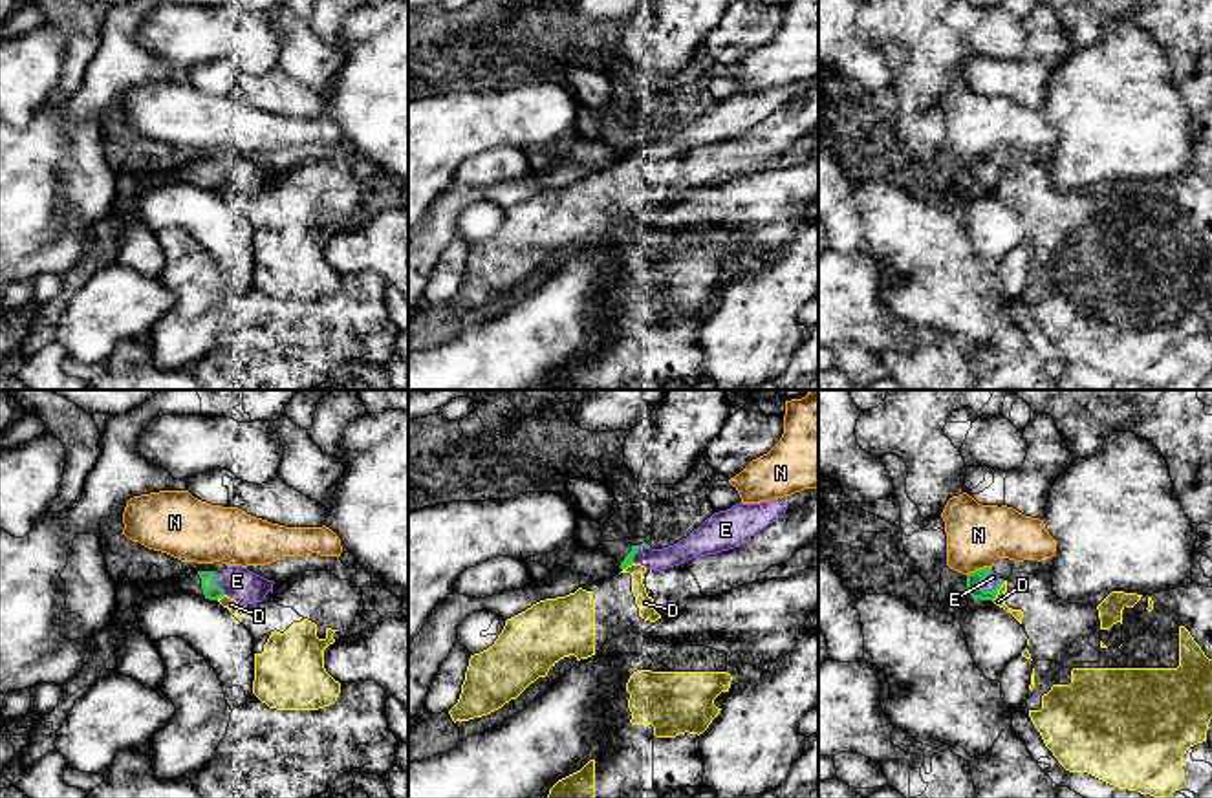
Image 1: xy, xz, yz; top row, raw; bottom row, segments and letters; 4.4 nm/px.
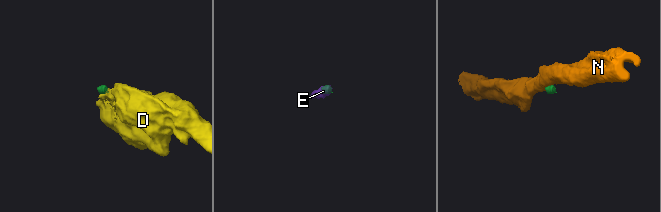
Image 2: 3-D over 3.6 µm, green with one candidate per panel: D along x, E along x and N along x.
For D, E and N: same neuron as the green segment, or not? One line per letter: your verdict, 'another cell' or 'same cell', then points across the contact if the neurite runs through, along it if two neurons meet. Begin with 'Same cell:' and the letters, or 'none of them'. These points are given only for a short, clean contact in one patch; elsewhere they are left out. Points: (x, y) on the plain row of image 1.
Same cell: E
D: another cell
E: same cell
N: another cell

